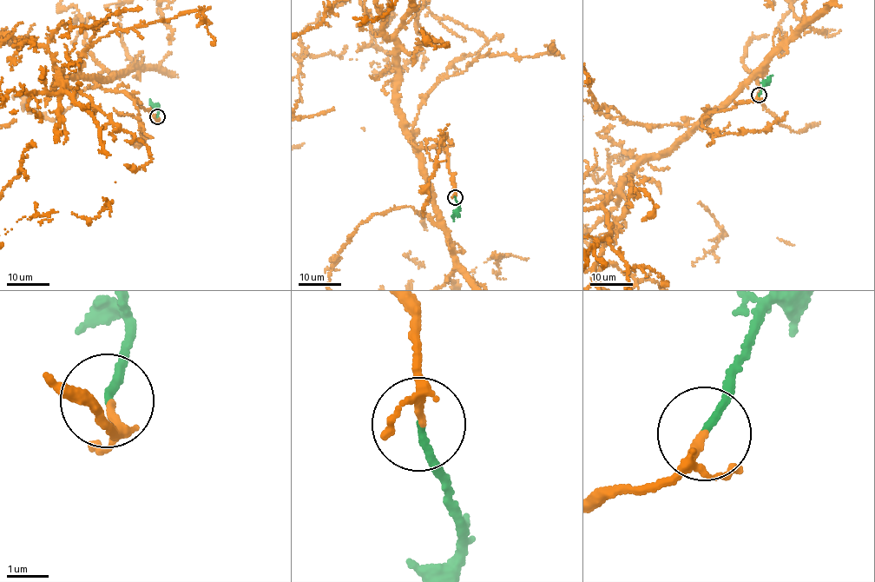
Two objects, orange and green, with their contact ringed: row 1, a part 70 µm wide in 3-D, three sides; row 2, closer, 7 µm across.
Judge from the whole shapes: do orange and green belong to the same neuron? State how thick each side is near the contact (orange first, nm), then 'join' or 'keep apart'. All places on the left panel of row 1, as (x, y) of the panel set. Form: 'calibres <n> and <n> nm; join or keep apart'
calibres 120 and 170 nm; join

